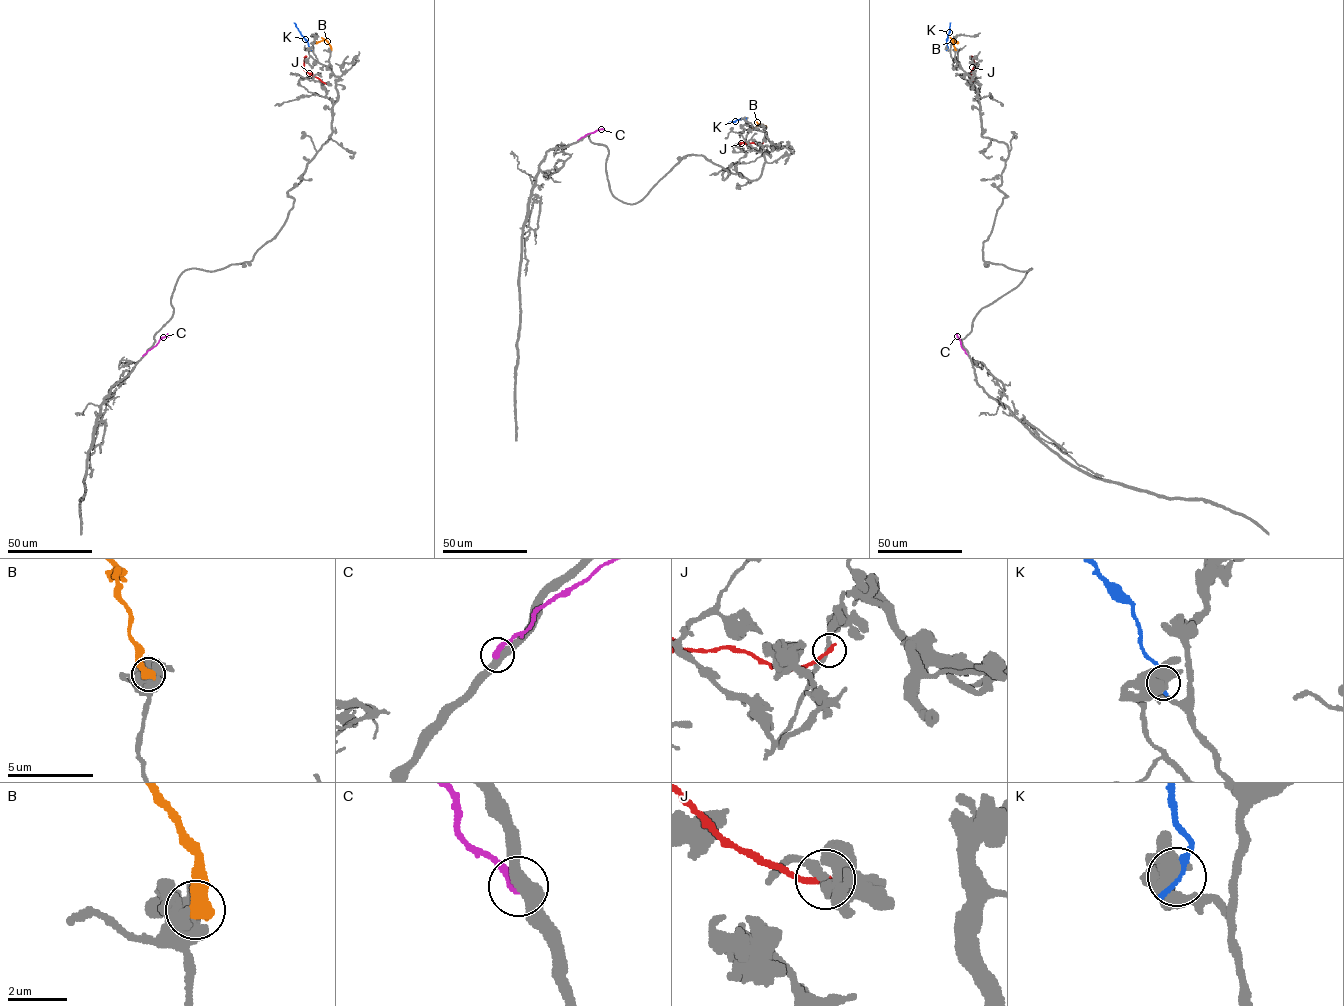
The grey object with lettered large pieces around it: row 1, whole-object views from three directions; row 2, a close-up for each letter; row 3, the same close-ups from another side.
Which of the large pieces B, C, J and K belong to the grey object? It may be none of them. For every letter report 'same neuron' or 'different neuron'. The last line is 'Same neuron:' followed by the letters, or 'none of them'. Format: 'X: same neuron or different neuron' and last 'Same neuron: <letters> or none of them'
B: same neuron
C: different neuron
J: different neuron
K: different neuron
Same neuron: B

